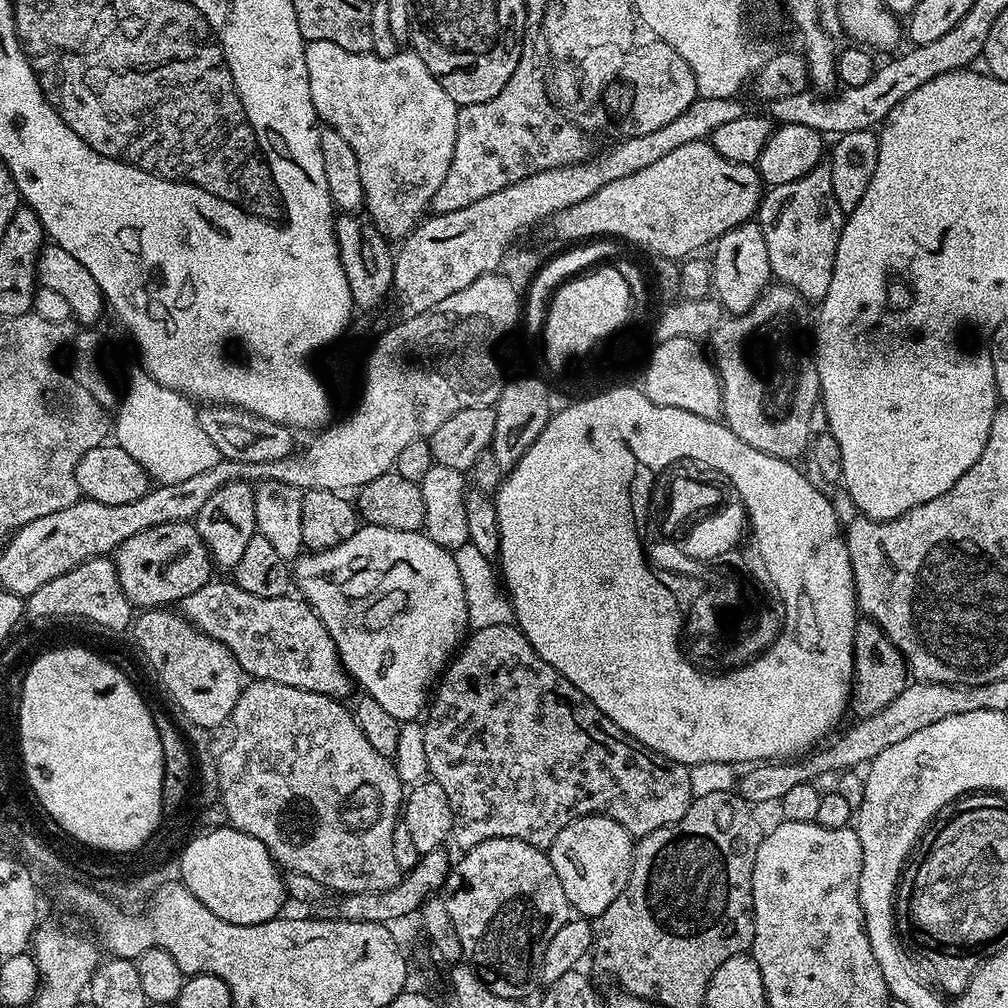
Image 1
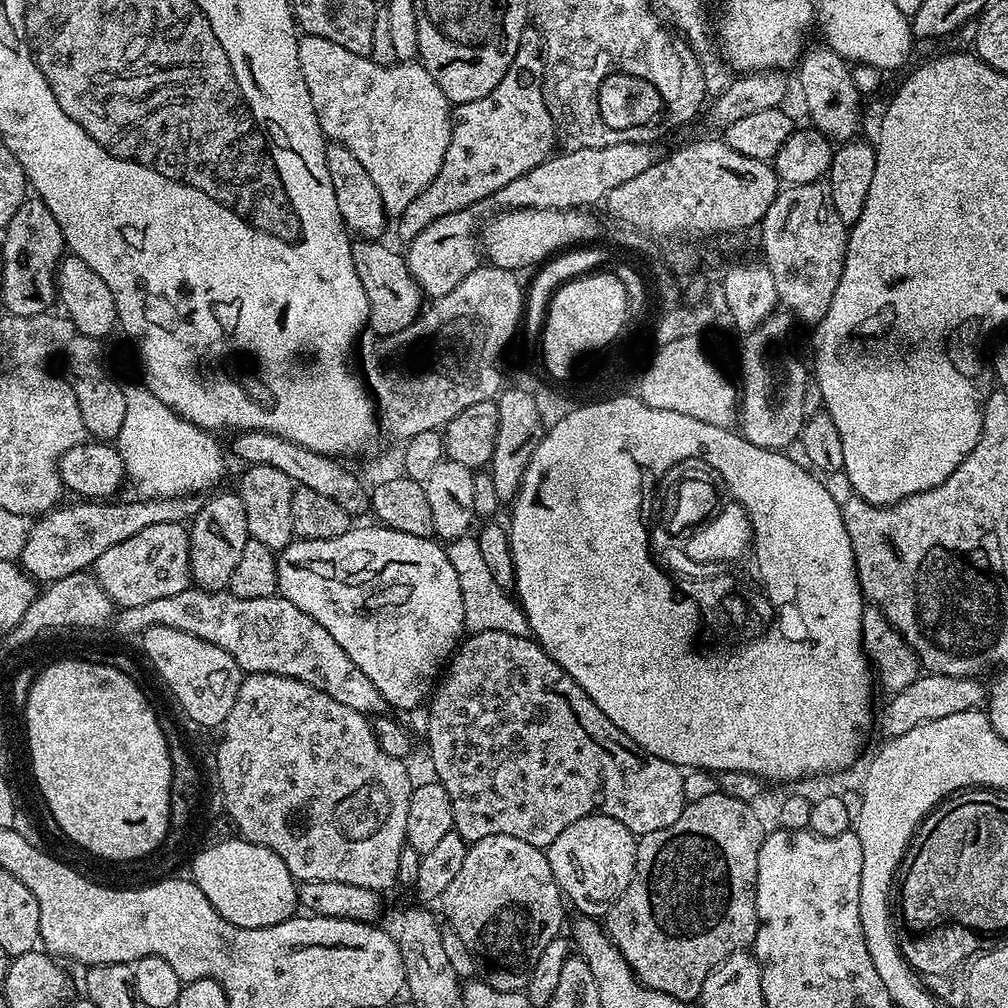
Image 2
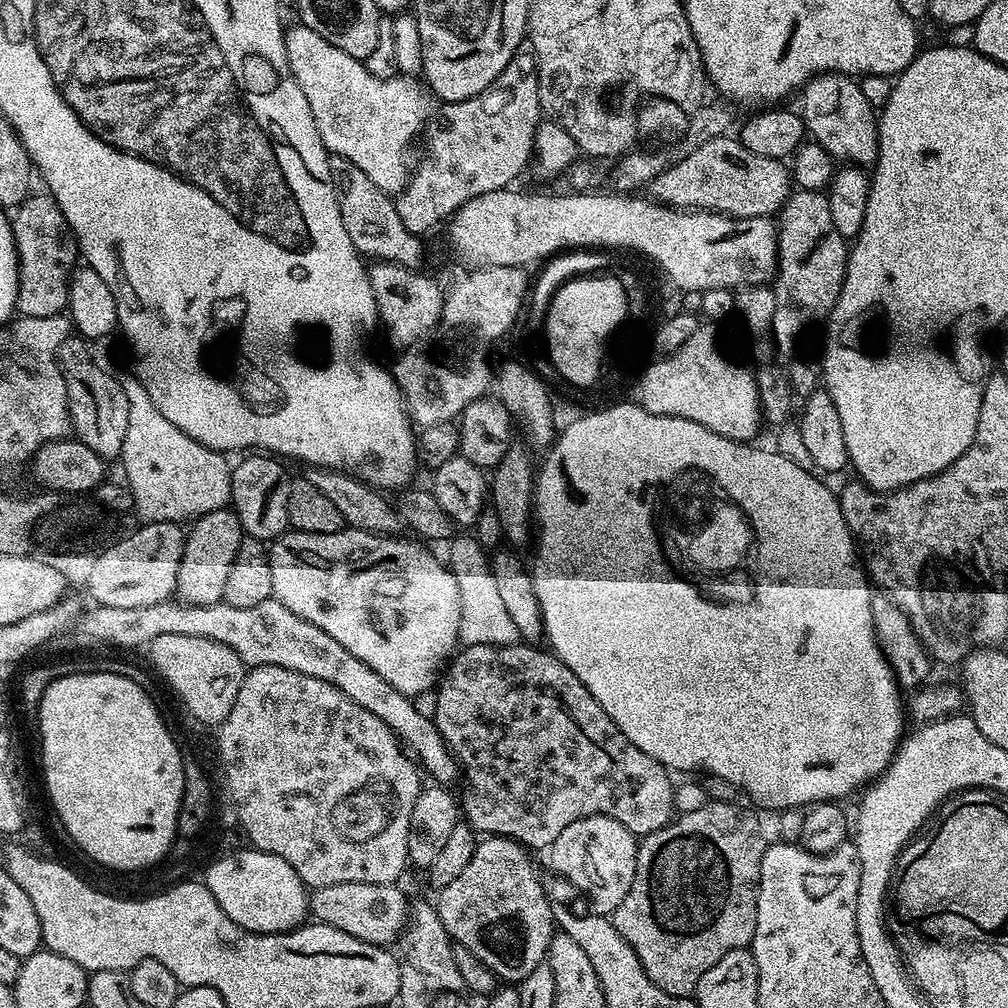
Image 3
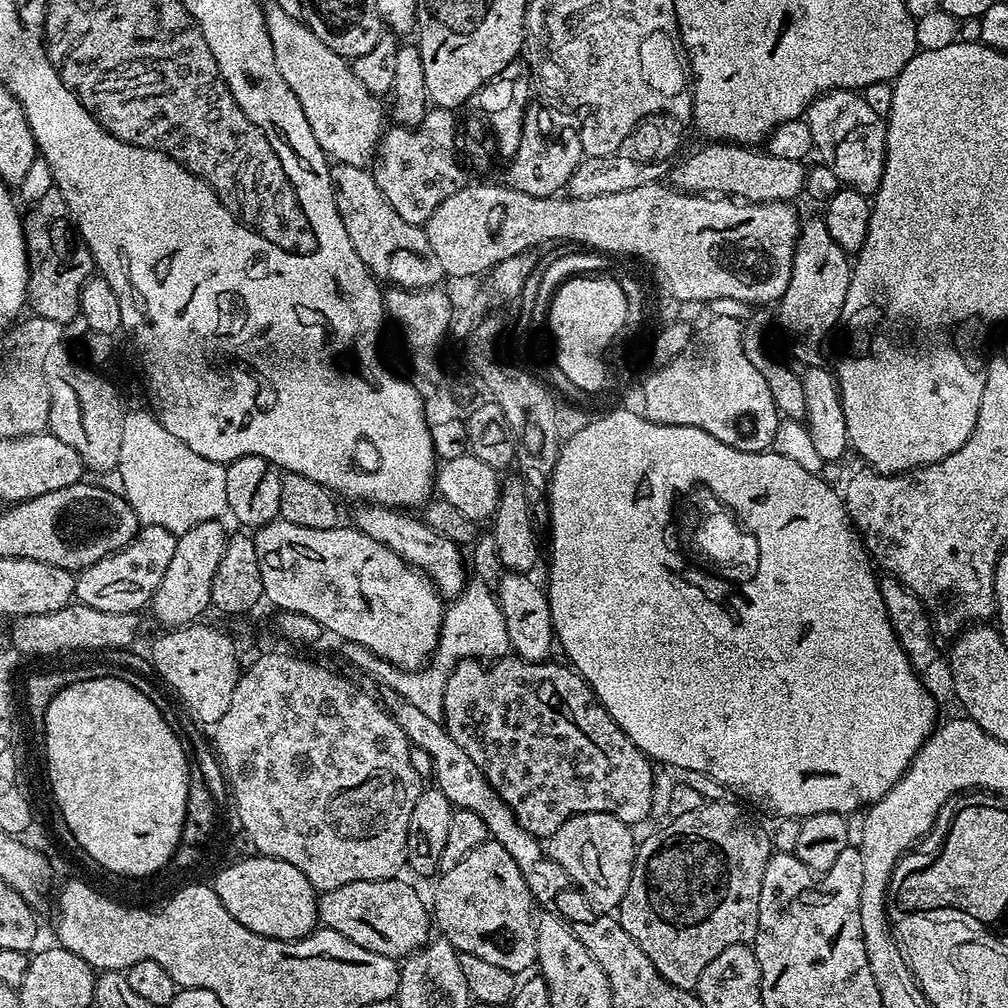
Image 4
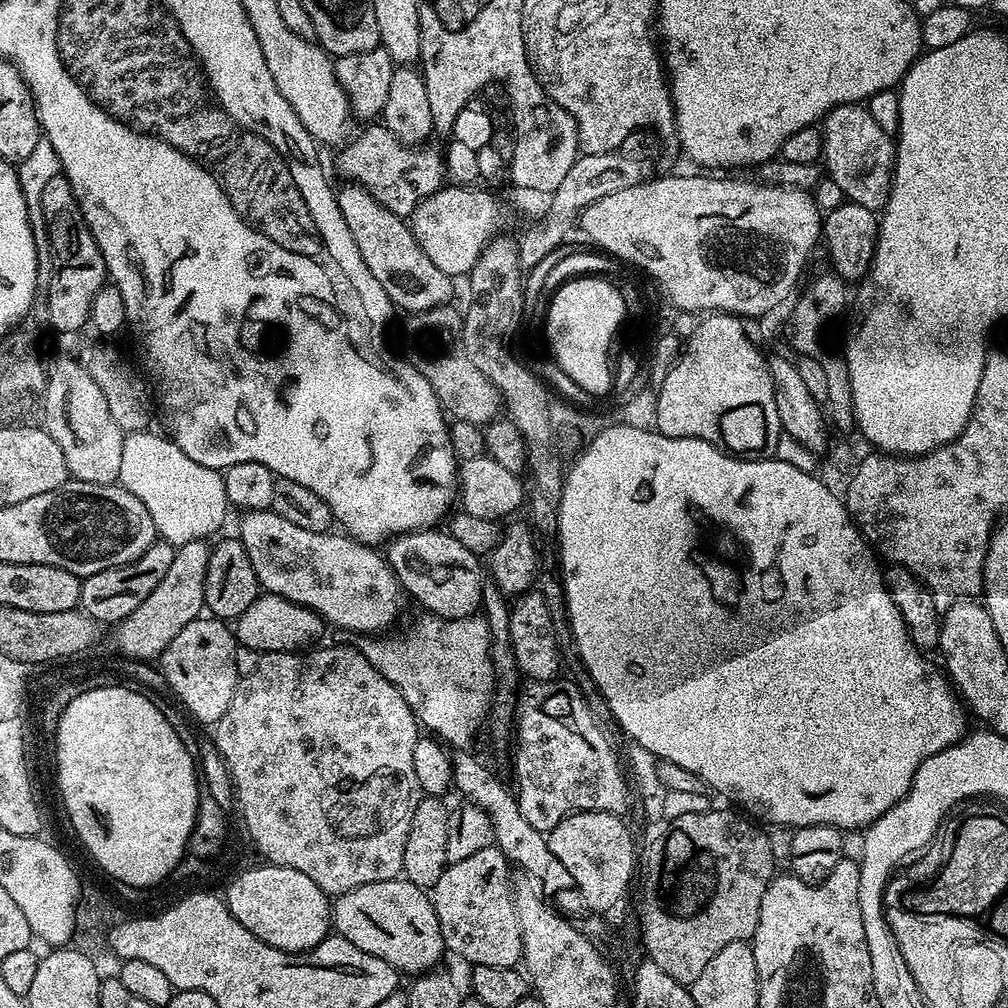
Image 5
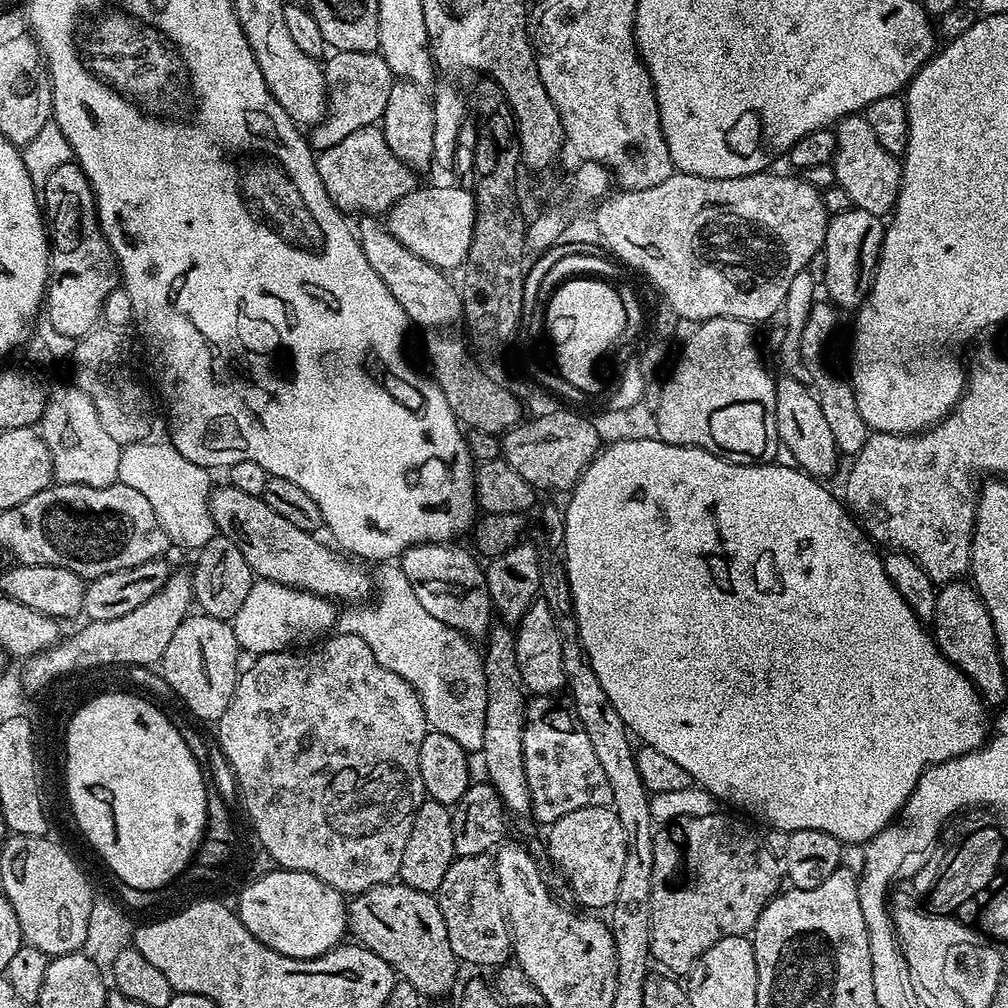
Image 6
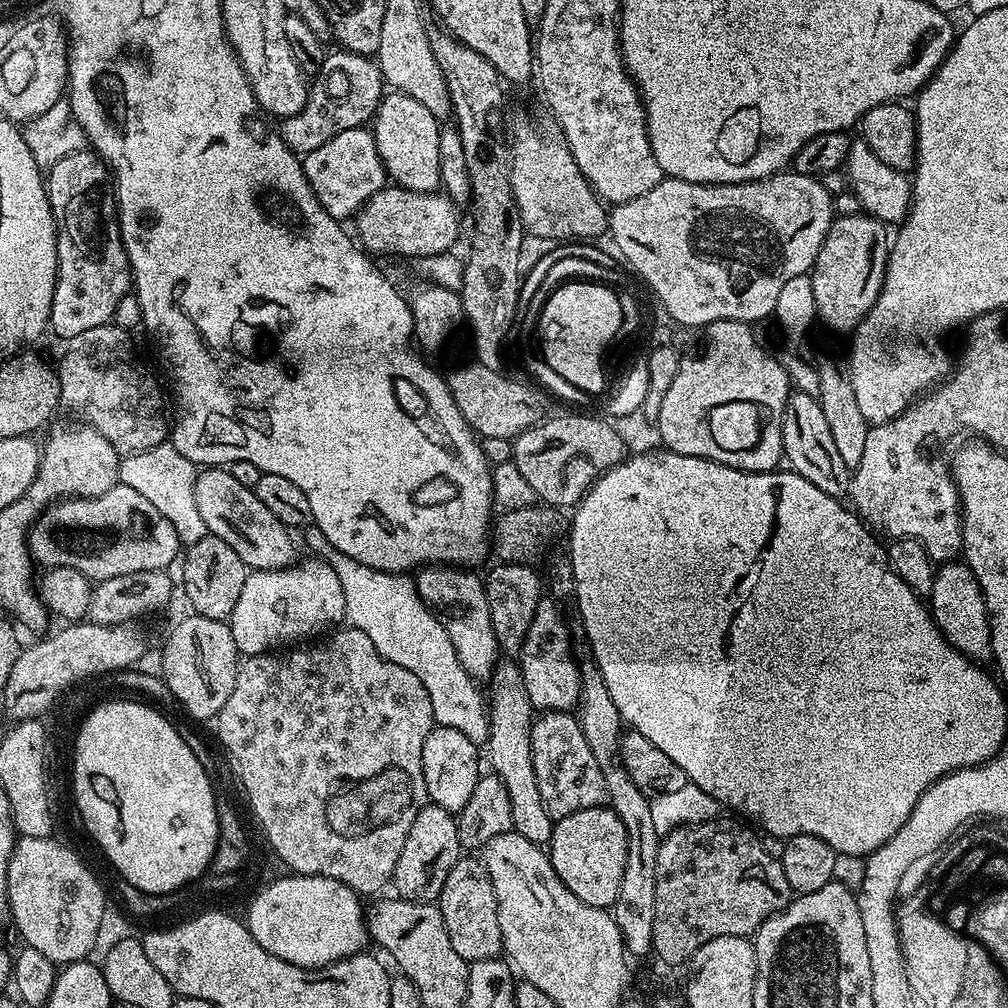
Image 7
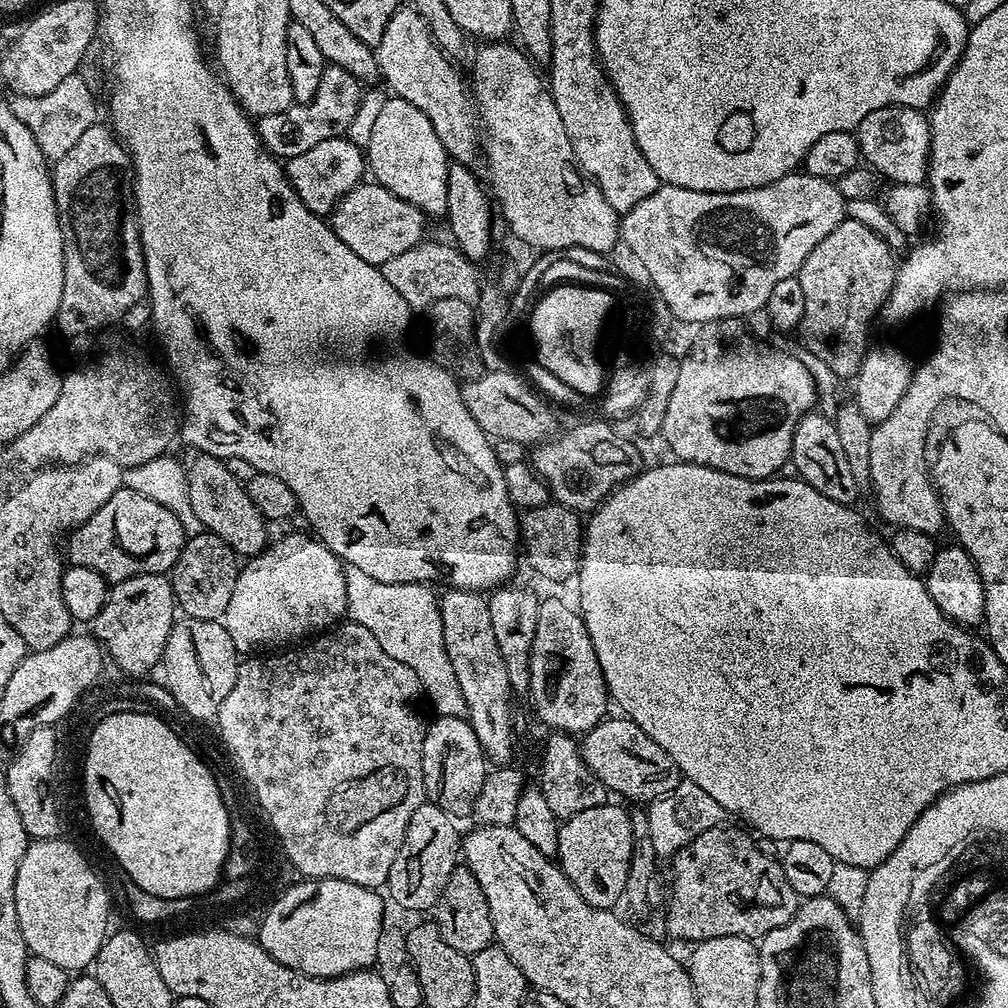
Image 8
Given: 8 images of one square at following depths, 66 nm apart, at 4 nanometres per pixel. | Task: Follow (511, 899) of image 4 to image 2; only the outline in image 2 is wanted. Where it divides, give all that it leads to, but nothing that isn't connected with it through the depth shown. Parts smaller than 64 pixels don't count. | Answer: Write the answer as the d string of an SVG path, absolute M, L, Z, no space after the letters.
M494 834L469 843L466 862L462 862L462 870L458 870L454 882L446 886L443 904L447 927L462 938L466 950L476 959L484 983L494 990L518 992L527 989L542 950L546 950L555 936L561 935L566 897L550 870L545 849L530 846L522 838L510 838L510 834Z

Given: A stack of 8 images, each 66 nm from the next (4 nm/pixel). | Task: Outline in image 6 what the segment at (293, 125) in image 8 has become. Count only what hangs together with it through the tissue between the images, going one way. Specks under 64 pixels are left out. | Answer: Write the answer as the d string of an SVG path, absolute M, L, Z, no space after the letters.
M335 51L325 59L322 67L328 106L323 120L313 125L308 134L309 144L316 152L336 146L355 130L383 121L386 101L390 99L394 83L390 66L386 66L386 58L379 56L377 51Z

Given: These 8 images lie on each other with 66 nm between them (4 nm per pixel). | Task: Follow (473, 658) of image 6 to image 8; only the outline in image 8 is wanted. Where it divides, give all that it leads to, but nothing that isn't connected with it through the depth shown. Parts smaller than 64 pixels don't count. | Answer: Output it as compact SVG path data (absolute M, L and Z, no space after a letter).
M351 566L345 567L344 577L348 599L347 619L358 626L366 626L366 630L378 638L378 646L382 646L390 658L398 658L402 666L410 666L410 670L418 674L421 689L436 707L436 716L467 717L466 698L462 696L462 686L458 686L458 674L454 674L454 666L450 666L450 654L446 654L446 638L442 638L442 614L437 593L432 593L433 589L426 584L378 582L378 578L370 578L370 574Z

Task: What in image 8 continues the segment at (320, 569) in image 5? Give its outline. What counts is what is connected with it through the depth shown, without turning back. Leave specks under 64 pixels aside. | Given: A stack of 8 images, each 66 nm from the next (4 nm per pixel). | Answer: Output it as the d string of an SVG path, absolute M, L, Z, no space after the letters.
M207 454L193 455L192 461L187 461L188 493L190 494L190 507L198 518L201 529L213 532L218 538L222 538L232 547L237 557L251 558L258 555L269 543L269 521L250 502L250 494L247 487L234 474L230 474L227 463L219 456Z

